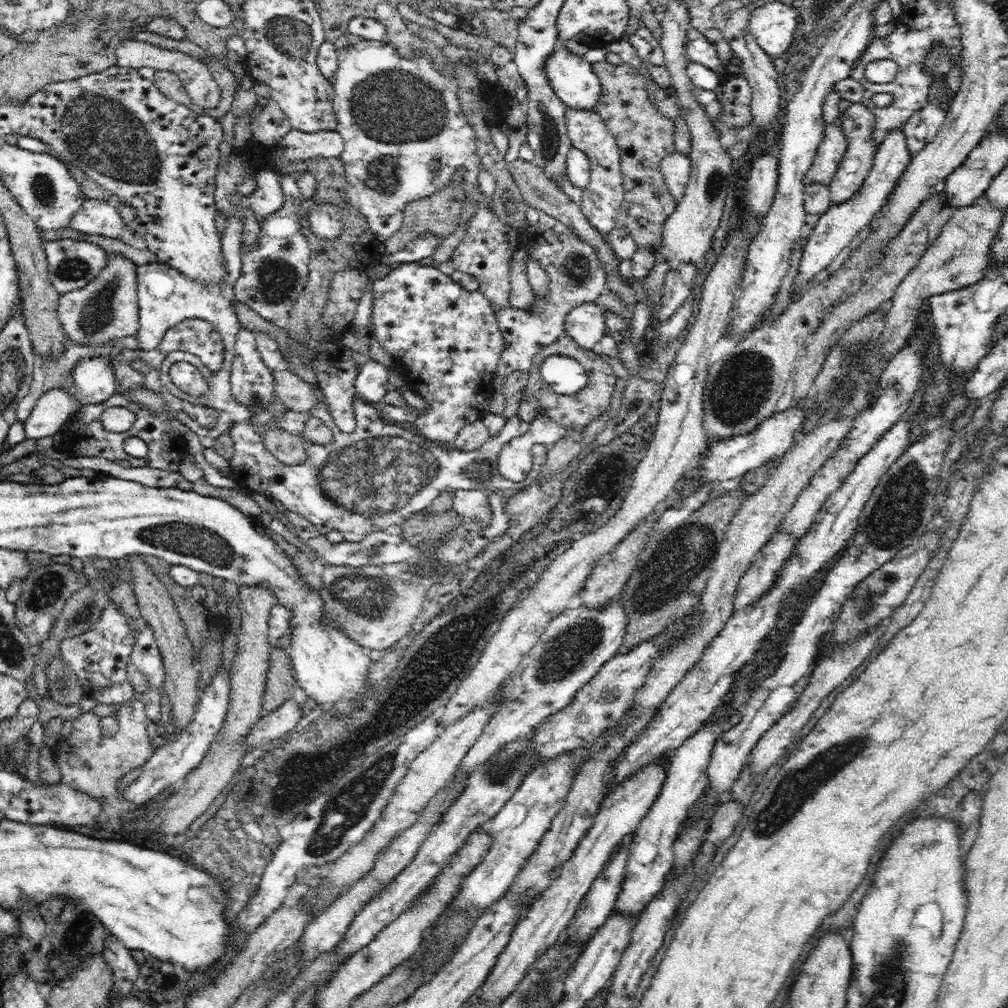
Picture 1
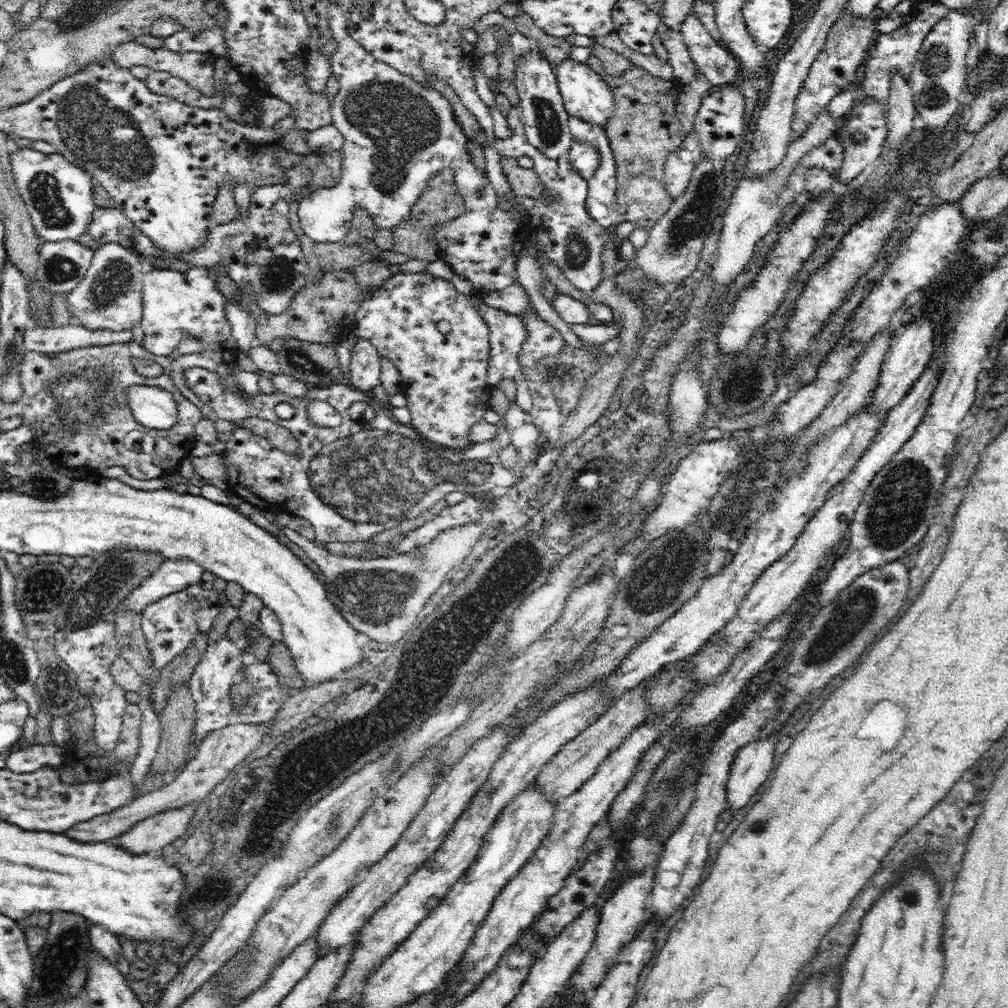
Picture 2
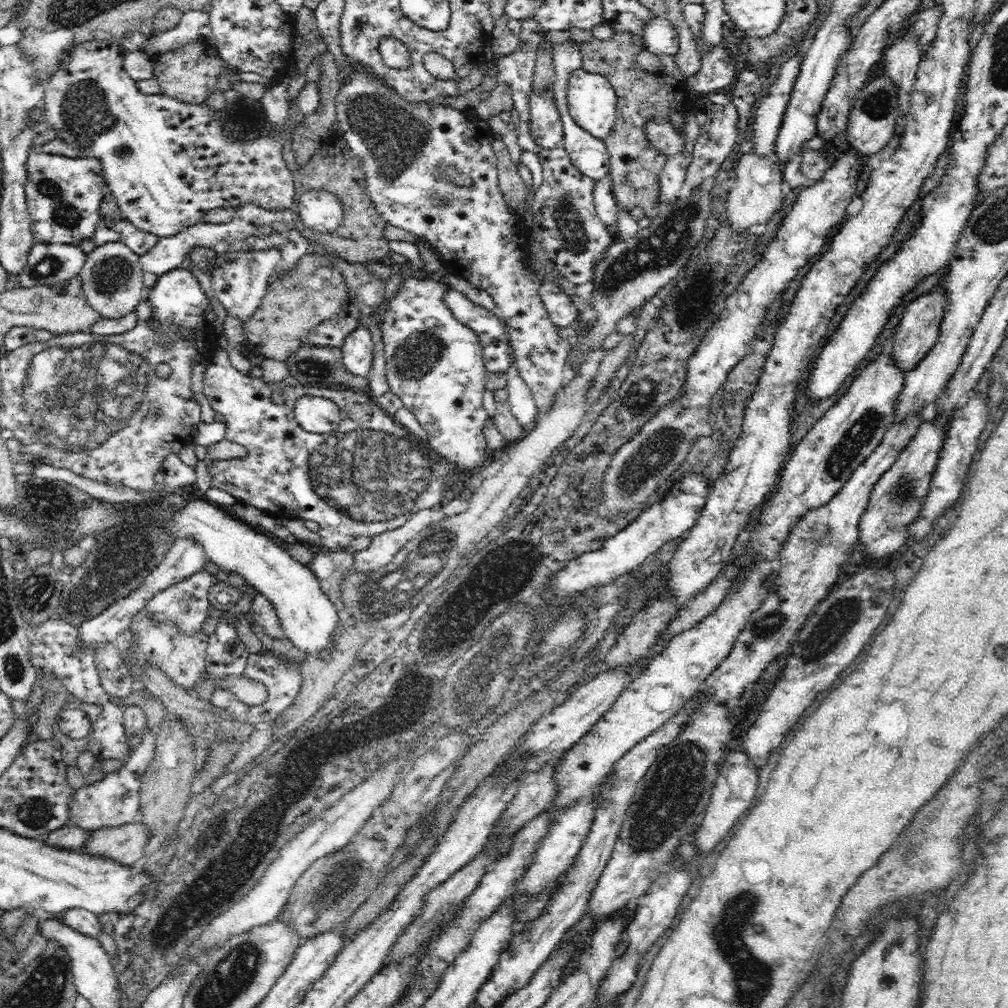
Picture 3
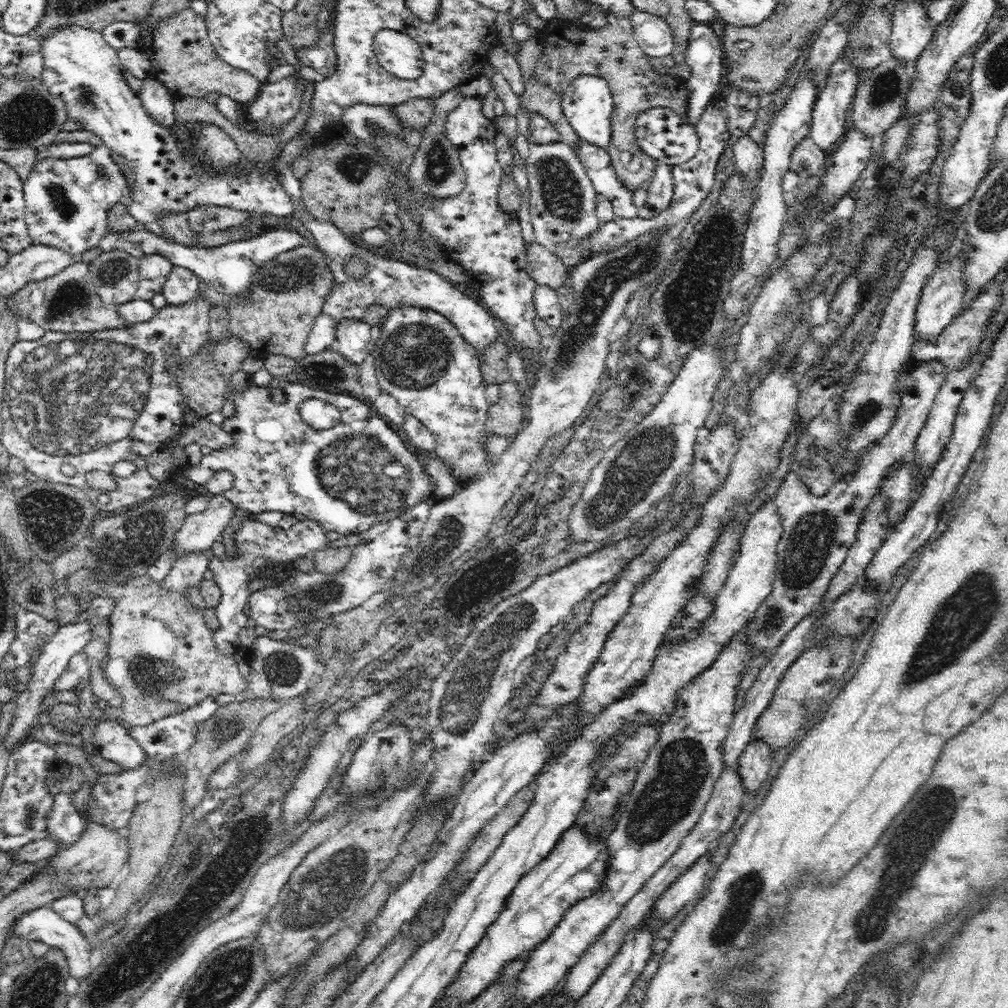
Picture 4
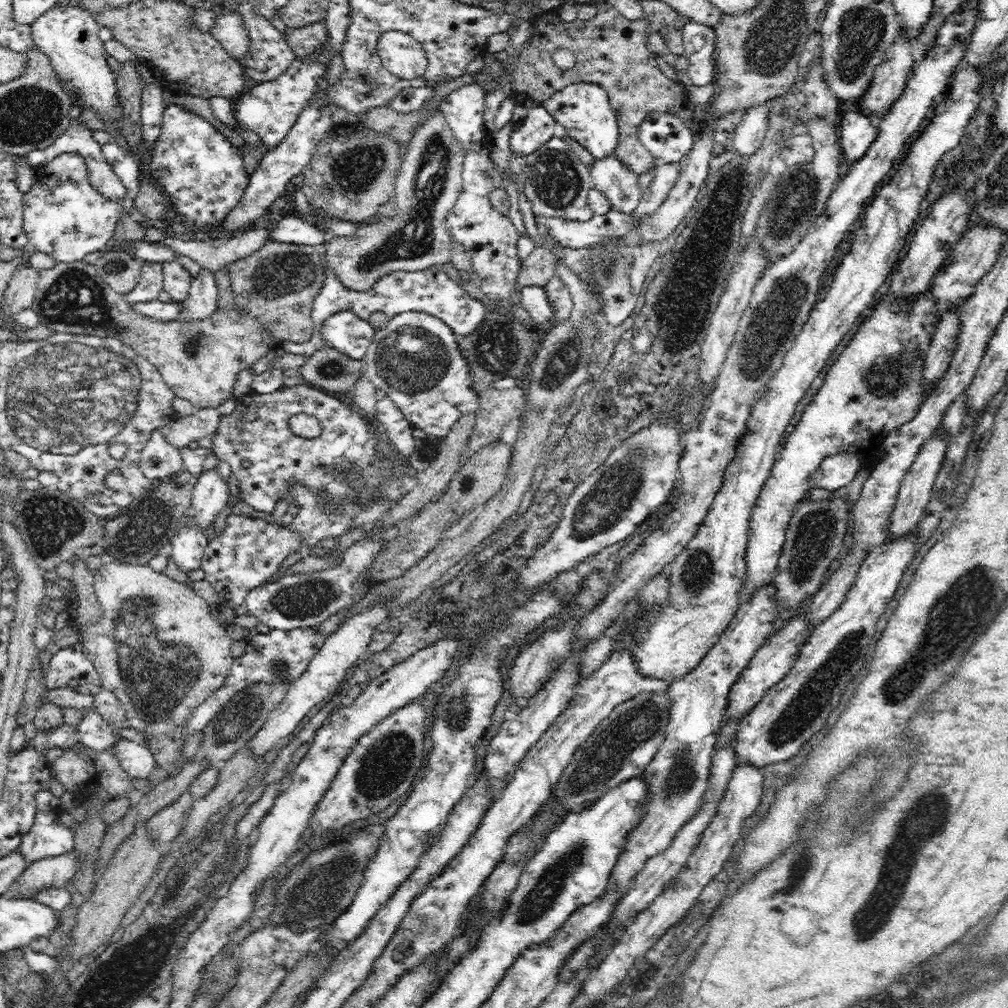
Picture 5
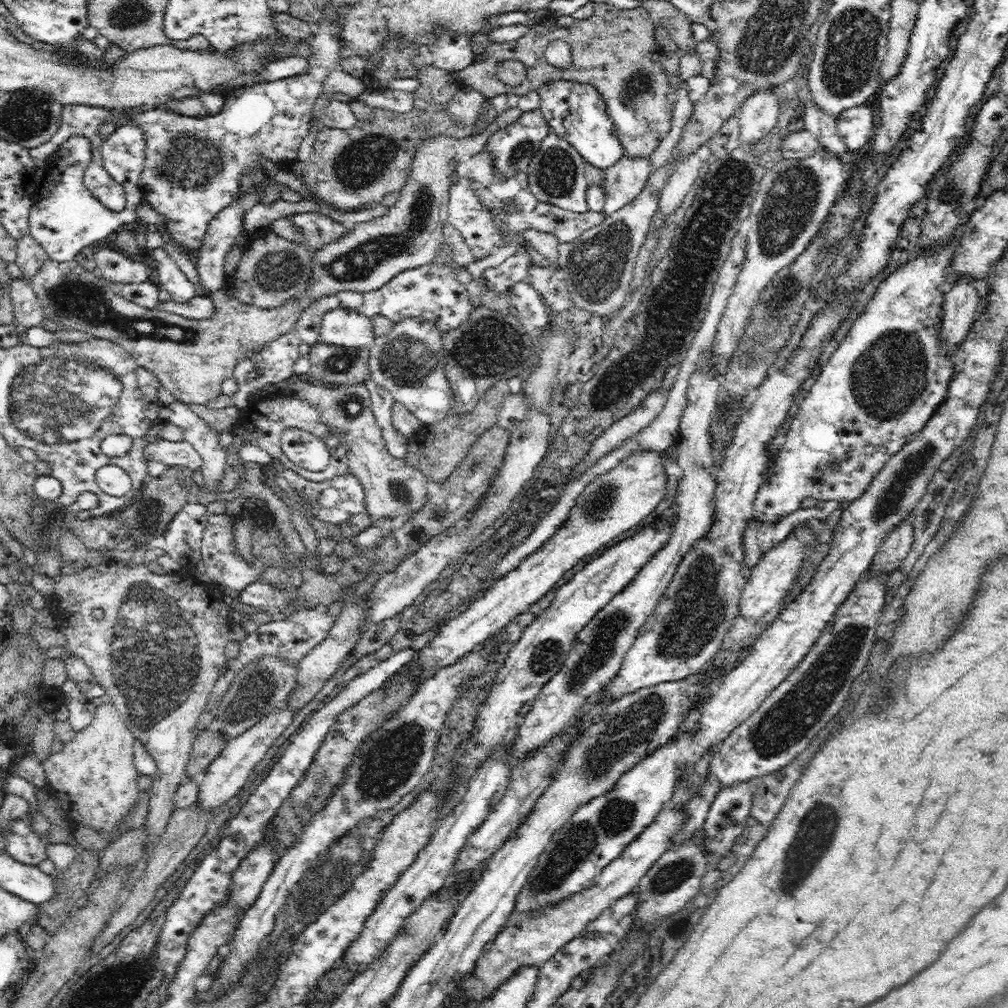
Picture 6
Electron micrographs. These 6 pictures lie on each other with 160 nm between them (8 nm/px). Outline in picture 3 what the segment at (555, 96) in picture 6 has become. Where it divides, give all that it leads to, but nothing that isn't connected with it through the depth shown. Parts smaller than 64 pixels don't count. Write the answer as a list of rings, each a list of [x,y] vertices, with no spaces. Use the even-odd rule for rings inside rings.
[[[578,69],[568,79],[567,107],[576,125],[591,136],[604,139],[613,130],[617,114],[617,96],[611,82],[604,76]]]

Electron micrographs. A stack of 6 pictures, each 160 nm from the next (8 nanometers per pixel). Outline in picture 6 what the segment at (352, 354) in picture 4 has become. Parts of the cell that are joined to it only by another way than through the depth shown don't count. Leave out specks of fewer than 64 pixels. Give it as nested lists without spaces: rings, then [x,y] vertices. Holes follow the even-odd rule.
[[[344,306],[326,312],[321,320],[319,338],[328,344],[358,349],[373,345],[375,337],[371,318]]]

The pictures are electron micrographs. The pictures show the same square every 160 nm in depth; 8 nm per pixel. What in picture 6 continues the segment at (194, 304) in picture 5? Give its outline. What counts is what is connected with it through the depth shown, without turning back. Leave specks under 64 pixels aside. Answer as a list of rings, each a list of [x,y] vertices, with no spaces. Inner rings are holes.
[[[260,186],[253,187],[244,197],[240,197],[236,202],[233,202],[233,204],[230,204],[230,206],[227,206],[224,210],[221,210],[208,225],[204,240],[201,242],[199,248],[196,266],[200,283],[203,290],[205,290],[205,294],[202,295],[208,298],[211,298],[216,290],[220,290],[220,287],[225,286],[227,278],[224,273],[224,258],[226,258],[228,250],[234,246],[236,236],[239,234],[242,235],[245,232],[243,224],[246,212],[248,212],[252,206],[262,203],[262,196],[258,197],[262,194],[262,191],[259,193],[255,191],[258,190],[258,188],[260,188]]]

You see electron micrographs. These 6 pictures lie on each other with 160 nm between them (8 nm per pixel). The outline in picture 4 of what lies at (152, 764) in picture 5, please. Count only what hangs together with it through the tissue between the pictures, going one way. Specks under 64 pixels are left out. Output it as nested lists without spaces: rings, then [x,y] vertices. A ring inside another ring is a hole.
[[[118,719],[98,720],[93,730],[92,744],[96,753],[104,759],[116,762],[123,769],[137,767],[149,760],[142,745]]]

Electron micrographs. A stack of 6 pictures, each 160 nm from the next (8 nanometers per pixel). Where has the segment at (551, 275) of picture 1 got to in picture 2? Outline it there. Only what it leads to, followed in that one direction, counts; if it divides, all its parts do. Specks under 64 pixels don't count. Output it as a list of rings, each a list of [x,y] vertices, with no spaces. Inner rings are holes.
[[[525,136],[496,139],[493,146],[501,157],[509,156],[518,160],[521,156],[528,156],[533,160],[533,169],[548,189],[548,196],[538,198],[527,211],[527,216],[536,224],[537,244],[578,290],[585,293],[594,290],[602,281],[602,253],[610,239],[606,228],[600,226],[586,210],[587,181],[570,164],[568,156],[548,158],[530,145]],[[477,295],[474,297],[476,299],[476,307],[480,311],[480,315],[486,321],[488,325],[488,338],[490,339],[490,354],[488,358],[488,385],[492,388],[496,388],[498,383],[504,378],[514,379],[516,383],[516,398],[515,402],[517,405],[526,412],[531,412],[532,410],[532,395],[528,390],[528,381],[526,381],[526,375],[522,373],[522,365],[518,361],[518,352],[522,350],[522,344],[526,342],[526,325],[522,321],[522,317],[514,316],[509,312],[492,308],[482,301],[482,296]]]

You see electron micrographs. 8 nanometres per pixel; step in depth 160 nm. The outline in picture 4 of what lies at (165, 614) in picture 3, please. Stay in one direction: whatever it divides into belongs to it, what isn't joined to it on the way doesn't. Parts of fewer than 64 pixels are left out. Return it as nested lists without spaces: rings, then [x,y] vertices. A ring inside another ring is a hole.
[[[189,553],[174,560],[169,573],[163,578],[162,586],[187,592],[188,586],[197,586],[209,569],[209,560],[203,553]]]

